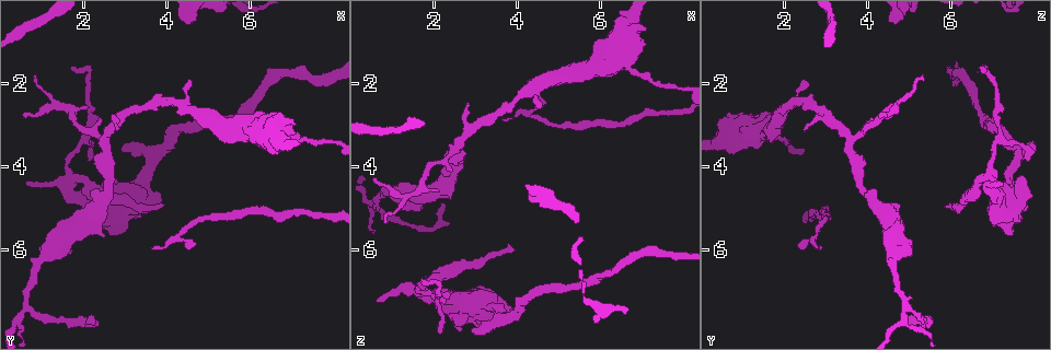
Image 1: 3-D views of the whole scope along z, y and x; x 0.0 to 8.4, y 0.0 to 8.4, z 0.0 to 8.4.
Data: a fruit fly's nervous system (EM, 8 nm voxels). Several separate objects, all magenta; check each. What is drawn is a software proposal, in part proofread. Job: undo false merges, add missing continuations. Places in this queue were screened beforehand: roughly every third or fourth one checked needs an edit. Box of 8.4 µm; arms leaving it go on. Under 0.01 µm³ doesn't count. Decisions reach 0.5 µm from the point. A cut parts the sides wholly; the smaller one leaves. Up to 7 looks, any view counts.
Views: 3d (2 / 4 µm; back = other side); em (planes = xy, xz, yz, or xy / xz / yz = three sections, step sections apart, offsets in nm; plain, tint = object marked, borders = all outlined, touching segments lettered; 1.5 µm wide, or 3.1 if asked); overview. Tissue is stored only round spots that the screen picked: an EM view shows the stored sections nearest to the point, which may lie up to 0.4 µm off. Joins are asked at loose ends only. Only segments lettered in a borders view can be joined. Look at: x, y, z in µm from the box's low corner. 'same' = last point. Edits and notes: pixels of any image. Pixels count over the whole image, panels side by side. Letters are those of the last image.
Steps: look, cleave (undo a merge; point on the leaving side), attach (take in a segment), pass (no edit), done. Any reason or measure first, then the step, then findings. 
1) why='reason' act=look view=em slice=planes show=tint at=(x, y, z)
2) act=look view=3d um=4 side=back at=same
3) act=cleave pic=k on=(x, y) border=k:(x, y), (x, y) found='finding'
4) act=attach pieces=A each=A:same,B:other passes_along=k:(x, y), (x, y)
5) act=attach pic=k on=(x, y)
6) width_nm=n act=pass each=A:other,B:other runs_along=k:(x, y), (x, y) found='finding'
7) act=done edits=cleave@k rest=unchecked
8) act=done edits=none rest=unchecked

why='narrows sharply' act=look view=3d um=4 at=(1.65, 4.30, 6.90)

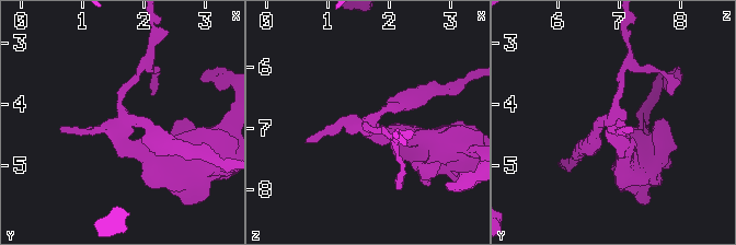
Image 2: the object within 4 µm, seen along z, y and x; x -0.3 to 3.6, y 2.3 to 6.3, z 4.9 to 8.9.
act=look view=em slice=xy step=8 show=tint at=(1.65, 4.25, 6.90)

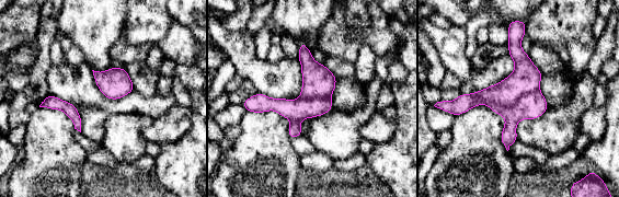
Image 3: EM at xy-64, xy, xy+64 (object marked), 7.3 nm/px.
why='another direction' act=look view=em slice=planes show=borders at=same

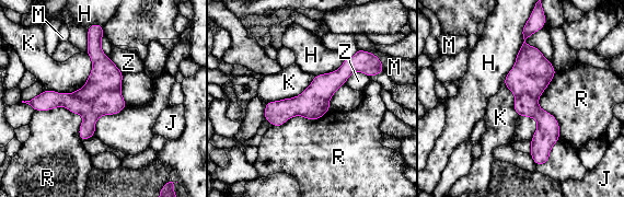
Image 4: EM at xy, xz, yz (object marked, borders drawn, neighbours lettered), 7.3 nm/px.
act=cleave pic=4 on=(105, 77) each=H:other,J:other,K:other,M:other,R:other,Z:other border=4:(119, 89), (89, 100), (64, 93) found='two cells meet here'

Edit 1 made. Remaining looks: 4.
why='branch stops here' act=look view=em slice=planes show=borders at=(3.65, 5.90, 2.85)

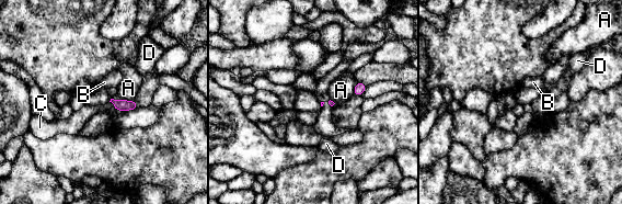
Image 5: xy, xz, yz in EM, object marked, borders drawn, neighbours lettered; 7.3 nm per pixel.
act=attach pieces=C each=A:other,B:other,C:same,D:other passes_along=5:(121, 104), (113, 104), (82, 116) found='it goes on there'

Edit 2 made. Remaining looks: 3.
why='calibre changes' act=look view=em slice=xy step=8 show=tint at=(4.25, 2.45, 2.20)

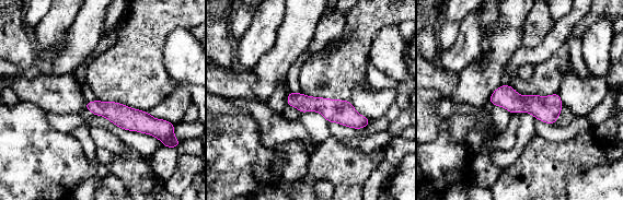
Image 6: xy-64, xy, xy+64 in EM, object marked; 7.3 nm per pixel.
act=look view=em slice=planes show=tint at=same

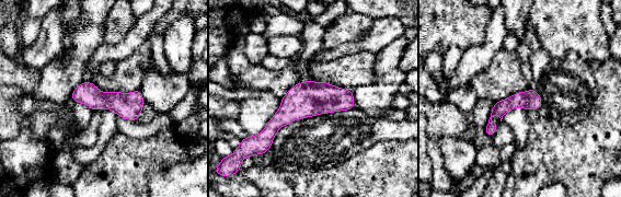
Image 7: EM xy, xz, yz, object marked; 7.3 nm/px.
why='what lies round it' act=look view=em slice=planes show=borders at=same

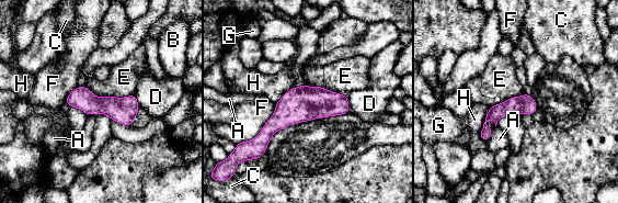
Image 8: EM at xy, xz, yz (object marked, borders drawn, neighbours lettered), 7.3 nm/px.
act=pass each=A:other,B:other,C:other,D:other,E:other,F:other,G:other,H:other border=8:(87, 87), (95, 96), (134, 94) found='one cell here'

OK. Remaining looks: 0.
act=done edits=cleave@4,attach@5 rest=unchecked

